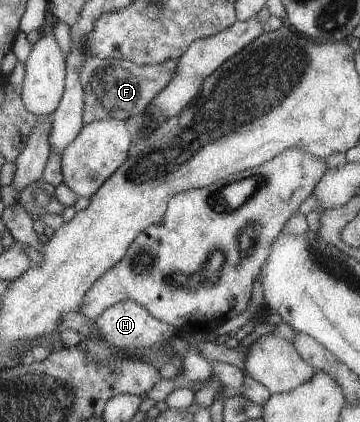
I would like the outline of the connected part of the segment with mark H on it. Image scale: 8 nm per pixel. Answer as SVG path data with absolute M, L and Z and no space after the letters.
M133 300L117 302L107 308L96 320L101 336L109 345L118 349L132 349L133 347L148 348L154 344L164 344L170 337L176 335L171 324L162 322L148 312L140 303Z

